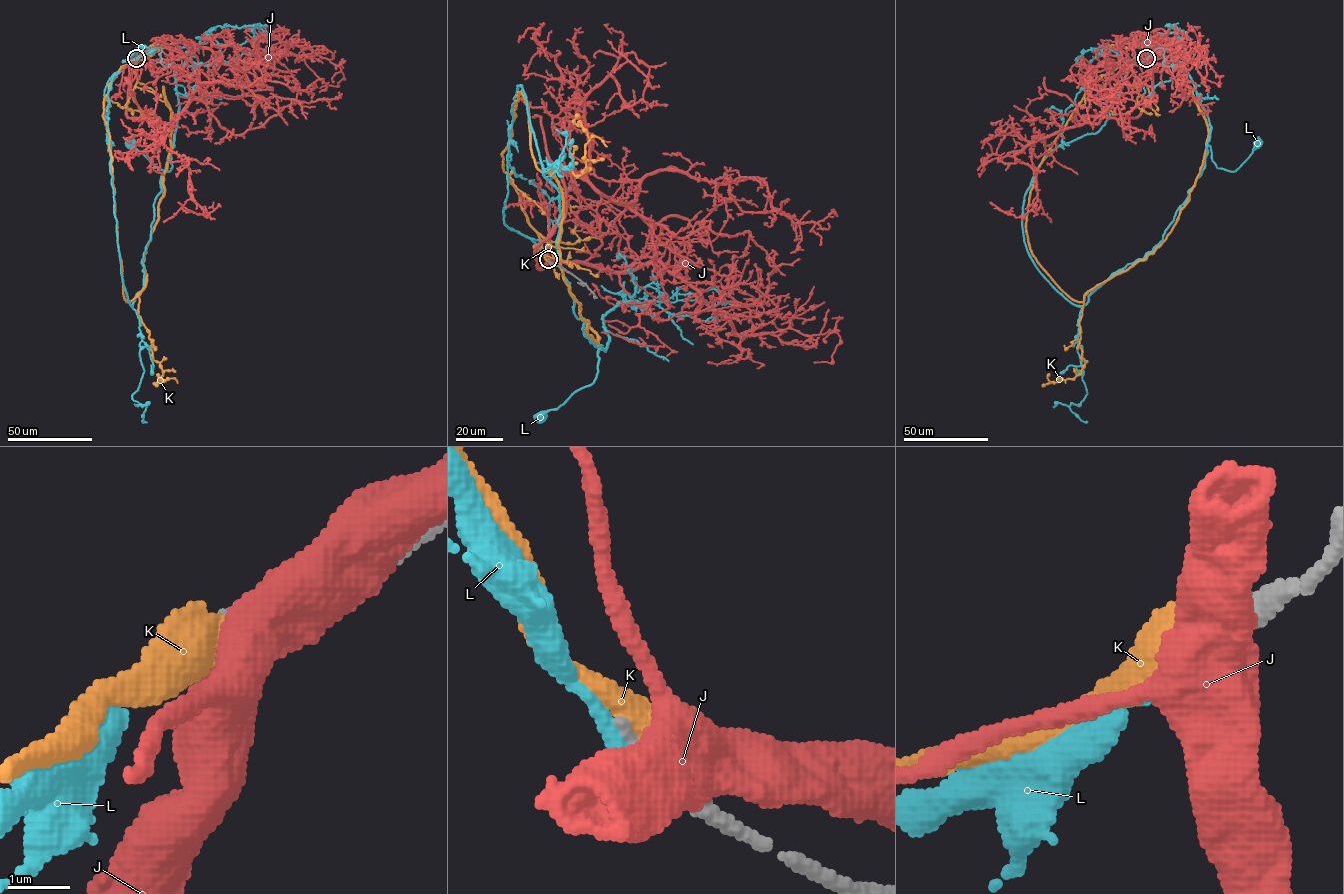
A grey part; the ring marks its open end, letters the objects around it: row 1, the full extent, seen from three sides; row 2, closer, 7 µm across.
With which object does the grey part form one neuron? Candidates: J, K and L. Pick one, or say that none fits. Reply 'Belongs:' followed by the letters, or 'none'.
Belongs: none

